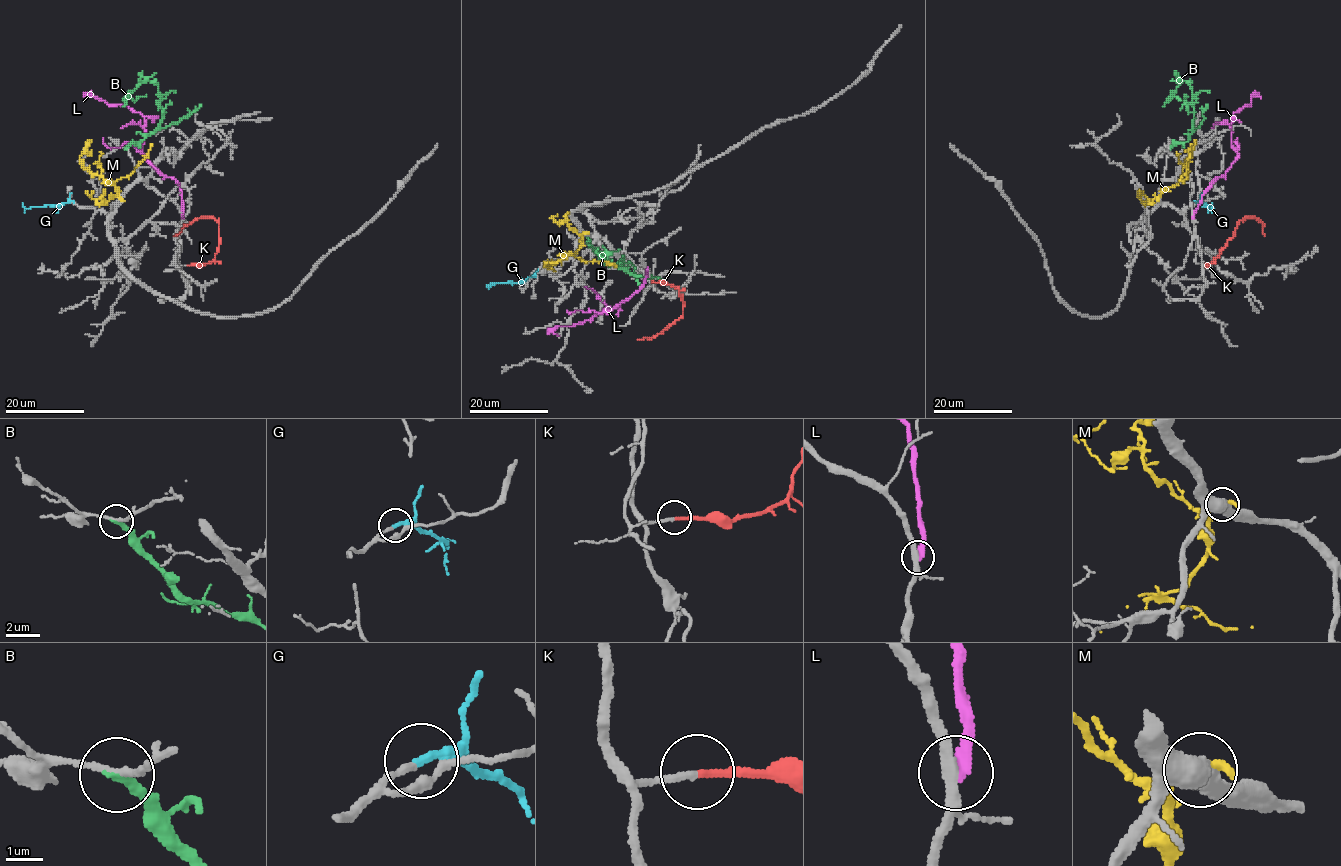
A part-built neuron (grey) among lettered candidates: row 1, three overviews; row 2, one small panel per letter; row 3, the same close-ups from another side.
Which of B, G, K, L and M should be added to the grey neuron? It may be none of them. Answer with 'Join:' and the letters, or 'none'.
Join: G, K

